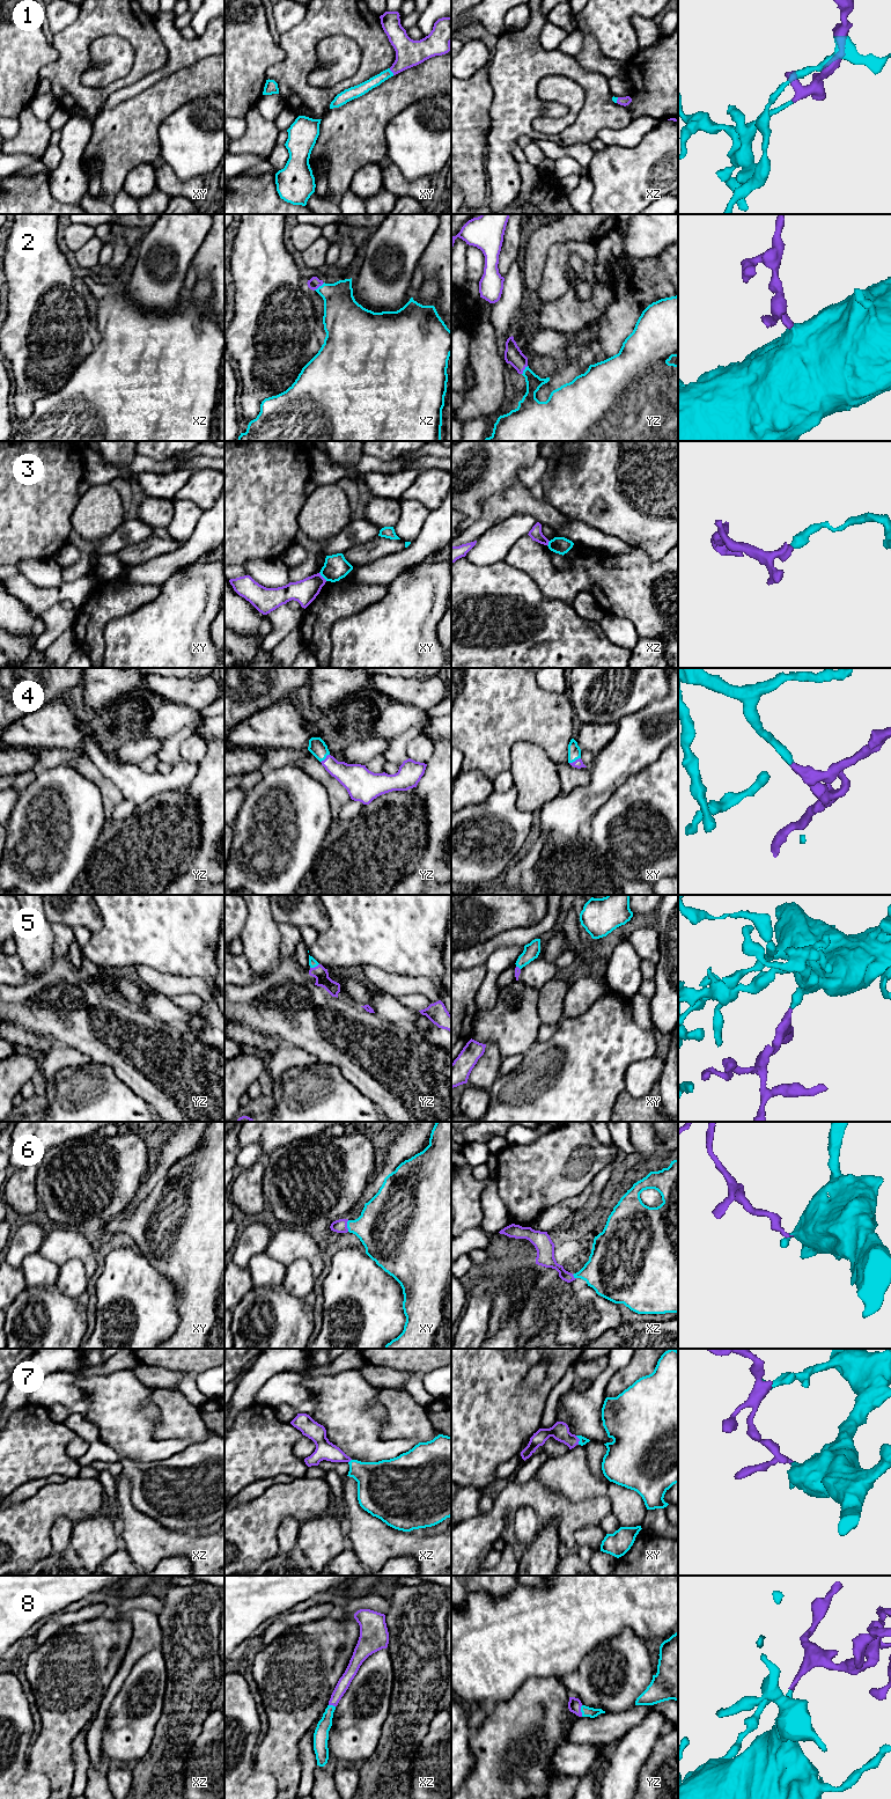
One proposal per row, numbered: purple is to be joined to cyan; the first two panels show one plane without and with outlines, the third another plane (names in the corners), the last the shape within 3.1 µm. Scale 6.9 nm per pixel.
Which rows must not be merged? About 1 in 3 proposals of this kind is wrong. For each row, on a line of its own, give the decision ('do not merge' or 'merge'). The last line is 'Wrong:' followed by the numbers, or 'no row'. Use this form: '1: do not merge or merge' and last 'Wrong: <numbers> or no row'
1: merge
2: merge
3: do not merge
4: merge
5: merge
6: merge
7: merge
8: merge
Wrong: 3

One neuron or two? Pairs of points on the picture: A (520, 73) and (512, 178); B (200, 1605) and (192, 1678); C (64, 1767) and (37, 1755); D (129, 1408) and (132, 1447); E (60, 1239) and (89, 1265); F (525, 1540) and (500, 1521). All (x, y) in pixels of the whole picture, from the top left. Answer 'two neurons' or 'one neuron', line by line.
A: one neuron
B: one neuron
C: one neuron
D: one neuron
E: one neuron
F: two neurons

